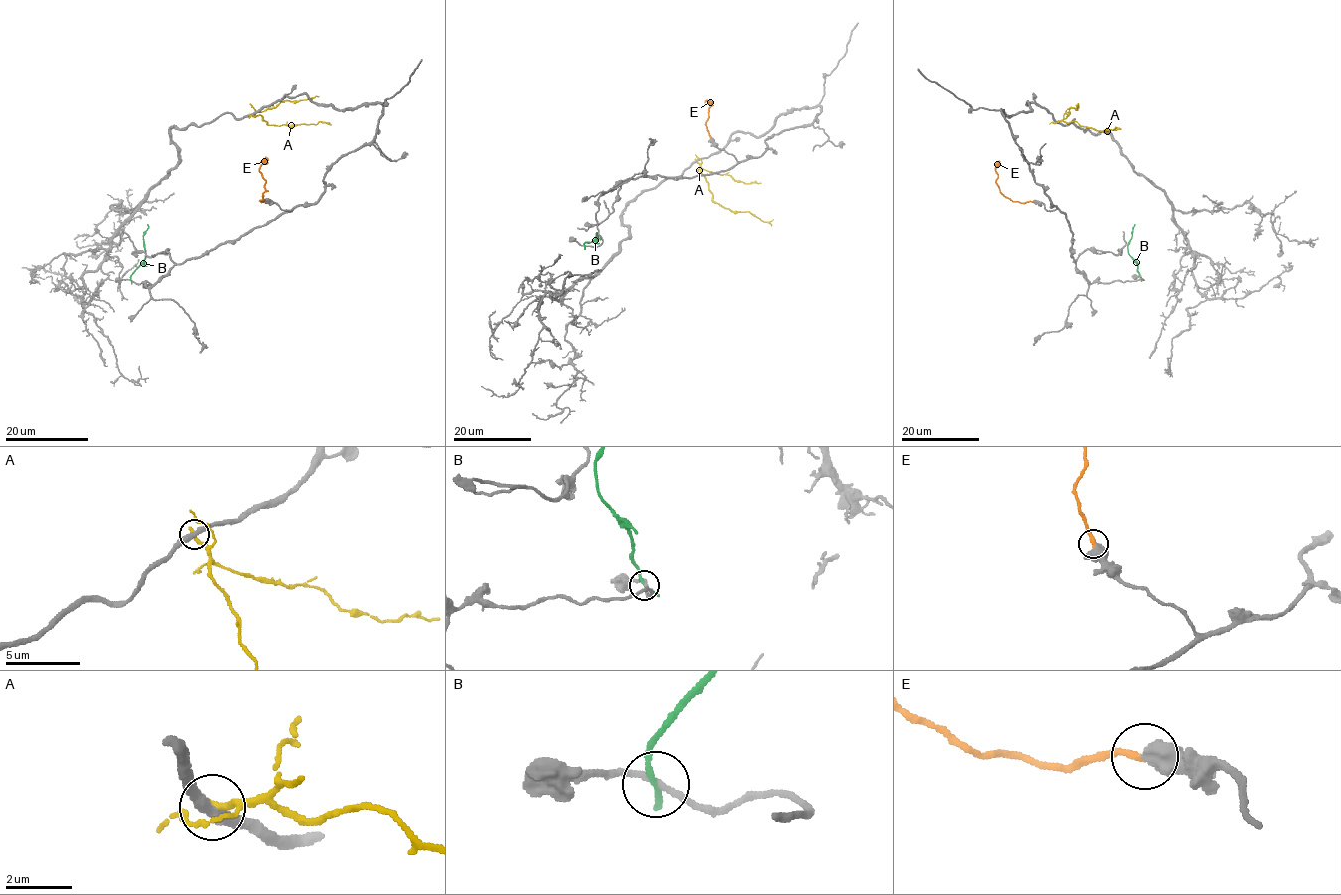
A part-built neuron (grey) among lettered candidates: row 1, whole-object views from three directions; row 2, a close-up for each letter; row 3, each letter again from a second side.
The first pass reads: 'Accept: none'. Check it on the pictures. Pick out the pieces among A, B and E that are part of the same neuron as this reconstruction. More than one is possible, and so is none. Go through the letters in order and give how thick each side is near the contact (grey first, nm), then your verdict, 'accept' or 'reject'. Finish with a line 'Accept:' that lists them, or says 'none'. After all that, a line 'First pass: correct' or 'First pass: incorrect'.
A: 380 nm thick on the grey side, 260 nm on the other; reject
B: 170 nm thick on the grey side, 220 nm on the other; reject
E: 480 nm thick on the grey side, 240 nm on the other; accept
Accept: E
First pass: incorrect

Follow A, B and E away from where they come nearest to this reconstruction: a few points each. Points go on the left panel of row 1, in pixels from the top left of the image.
A: (250, 115), (260, 115), (269, 125), (316, 124), (319, 121), (331, 124)
B: (131, 281), (132, 272), (145, 255), (143, 235), (147, 224)
E: (265, 200), (260, 201), (265, 181), (259, 168), (265, 156)

